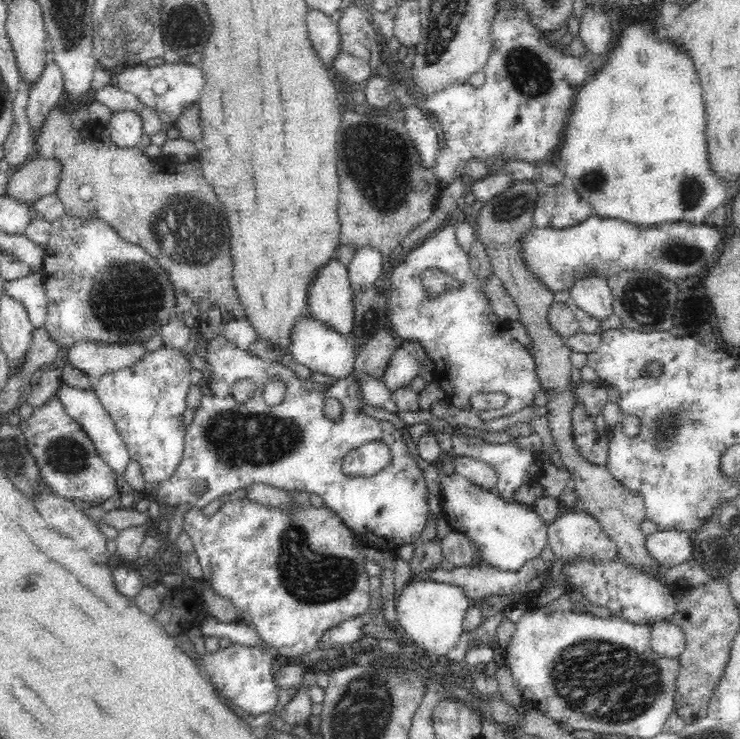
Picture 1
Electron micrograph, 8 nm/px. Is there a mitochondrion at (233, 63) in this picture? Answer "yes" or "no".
no

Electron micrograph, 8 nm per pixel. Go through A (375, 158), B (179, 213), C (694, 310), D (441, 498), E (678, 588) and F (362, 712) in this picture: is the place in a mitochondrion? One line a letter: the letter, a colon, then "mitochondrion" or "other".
A: mitochondrion
B: mitochondrion
C: other
D: other
E: other
F: mitochondrion

